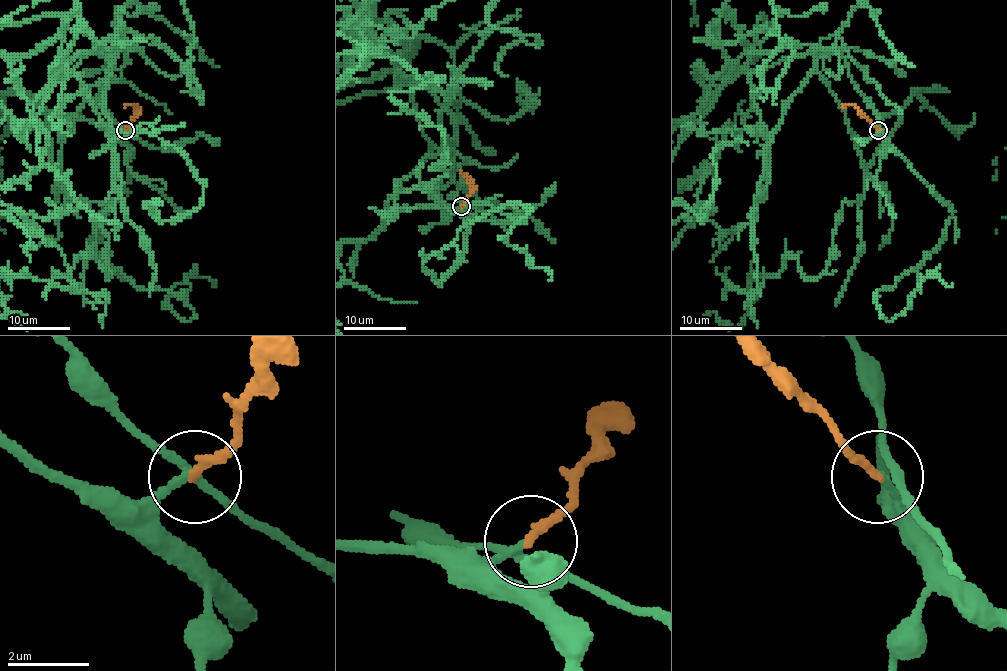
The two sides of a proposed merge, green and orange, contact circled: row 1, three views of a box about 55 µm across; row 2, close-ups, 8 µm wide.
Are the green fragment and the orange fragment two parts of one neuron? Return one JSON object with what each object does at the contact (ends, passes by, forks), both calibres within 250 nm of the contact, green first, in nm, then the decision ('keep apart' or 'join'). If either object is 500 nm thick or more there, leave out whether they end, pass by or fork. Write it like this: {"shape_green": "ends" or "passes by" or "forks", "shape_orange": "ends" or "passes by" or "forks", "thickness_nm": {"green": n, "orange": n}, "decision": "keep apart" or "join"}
{"shape_green": "forks", "shape_orange": "ends", "thickness_nm": {"green": 180, "orange": 220}, "decision": "join"}

